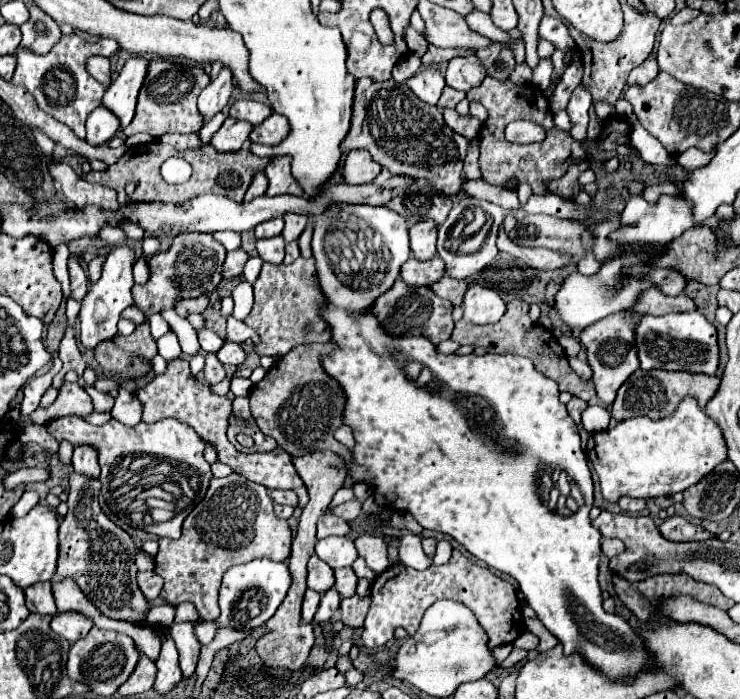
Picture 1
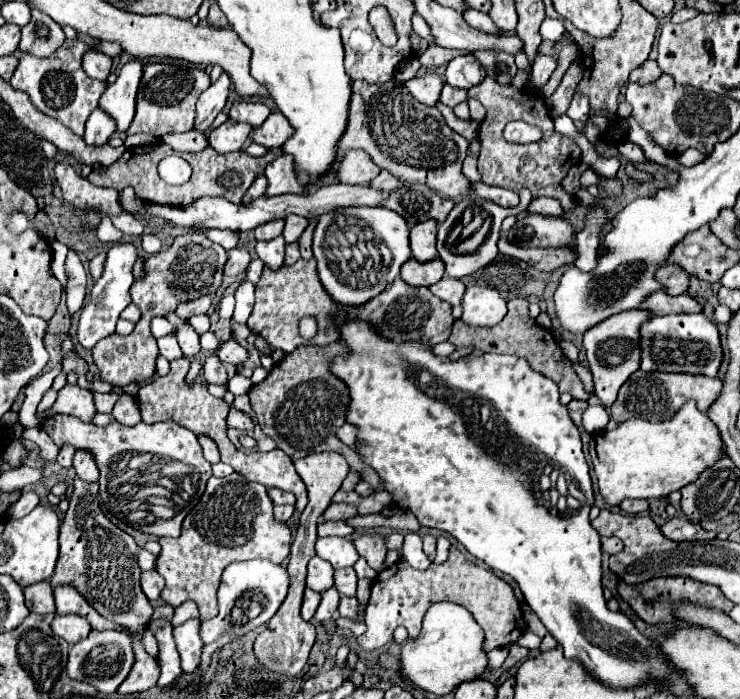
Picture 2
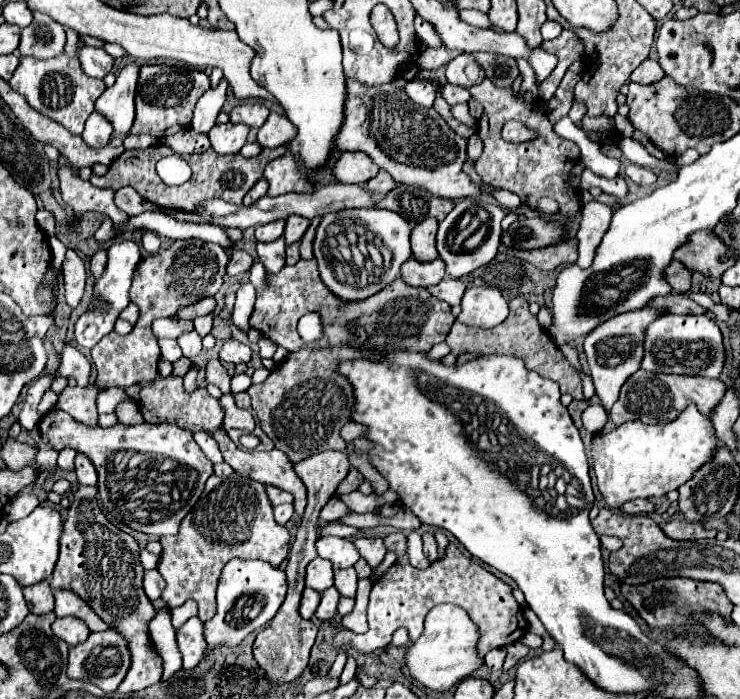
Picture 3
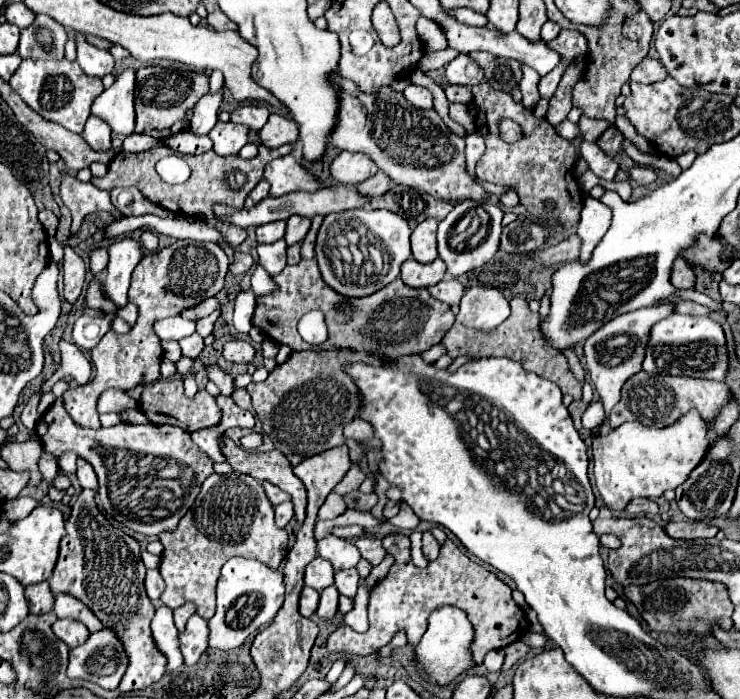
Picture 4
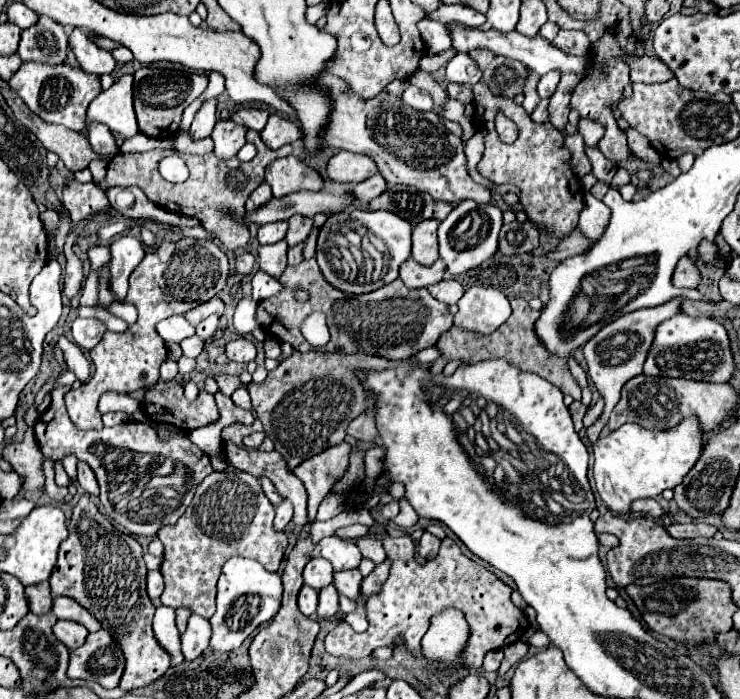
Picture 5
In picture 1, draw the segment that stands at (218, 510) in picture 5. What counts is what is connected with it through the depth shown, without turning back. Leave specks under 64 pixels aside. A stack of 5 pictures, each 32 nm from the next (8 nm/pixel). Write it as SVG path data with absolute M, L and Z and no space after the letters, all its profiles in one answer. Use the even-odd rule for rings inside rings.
M230 474L226 478L212 478L204 500L184 520L182 536L178 540L162 540L162 538L158 540L160 548L154 558L154 572L164 578L164 588L162 588L160 596L168 604L192 602L196 606L198 614L202 616L202 620L216 620L216 616L220 616L218 588L220 588L224 572L230 566L244 564L254 558L270 558L270 560L282 562L290 556L292 530L286 520L278 520L272 506L274 506L274 502L268 496L268 490L256 482L246 480L240 474Z

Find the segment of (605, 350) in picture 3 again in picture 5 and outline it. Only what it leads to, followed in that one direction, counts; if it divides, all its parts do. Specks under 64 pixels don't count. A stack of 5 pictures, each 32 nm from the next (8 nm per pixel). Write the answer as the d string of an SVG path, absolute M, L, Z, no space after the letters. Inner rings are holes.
M682 298L670 300L668 304L660 304L654 308L644 308L644 310L636 310L632 314L624 314L620 318L616 318L614 322L606 324L600 332L596 332L596 336L592 336L592 340L588 340L588 344L584 344L584 356L588 362L588 374L594 382L594 386L598 388L600 396L604 398L604 412L602 416L587 429L587 436L591 443L594 443L607 424L612 408L616 406L616 402L620 400L620 390L622 386L634 378L636 374L642 372L642 364L646 360L646 354L652 346L652 338L654 338L654 330L662 320L668 320L670 316L680 314L680 302Z

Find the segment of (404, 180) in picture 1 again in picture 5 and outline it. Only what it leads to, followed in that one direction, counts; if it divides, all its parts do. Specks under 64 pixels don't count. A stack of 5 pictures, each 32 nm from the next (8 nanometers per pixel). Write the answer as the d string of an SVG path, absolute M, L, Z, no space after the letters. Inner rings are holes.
M378 172L378 174L374 174L372 178L368 178L368 180L364 180L364 182L358 182L358 184L348 186L348 190L352 190L352 192L356 194L356 198L360 200L362 208L366 208L372 198L380 196L380 194L386 190L386 180L384 180L384 176L380 176L380 172Z

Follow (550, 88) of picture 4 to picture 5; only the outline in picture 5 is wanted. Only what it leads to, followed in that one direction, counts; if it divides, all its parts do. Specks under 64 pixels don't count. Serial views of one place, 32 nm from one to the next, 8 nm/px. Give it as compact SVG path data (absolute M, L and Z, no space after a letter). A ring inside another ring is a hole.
M552 71L542 76L537 85L537 92L541 99L548 99L555 92L561 73Z

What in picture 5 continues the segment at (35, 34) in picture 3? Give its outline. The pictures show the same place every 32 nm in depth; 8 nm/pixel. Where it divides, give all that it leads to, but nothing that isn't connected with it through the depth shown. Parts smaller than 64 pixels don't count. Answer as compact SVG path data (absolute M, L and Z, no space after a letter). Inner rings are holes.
M40 16L38 22L22 30L18 54L22 60L60 64L66 60L68 34L62 24L56 24L50 16Z

